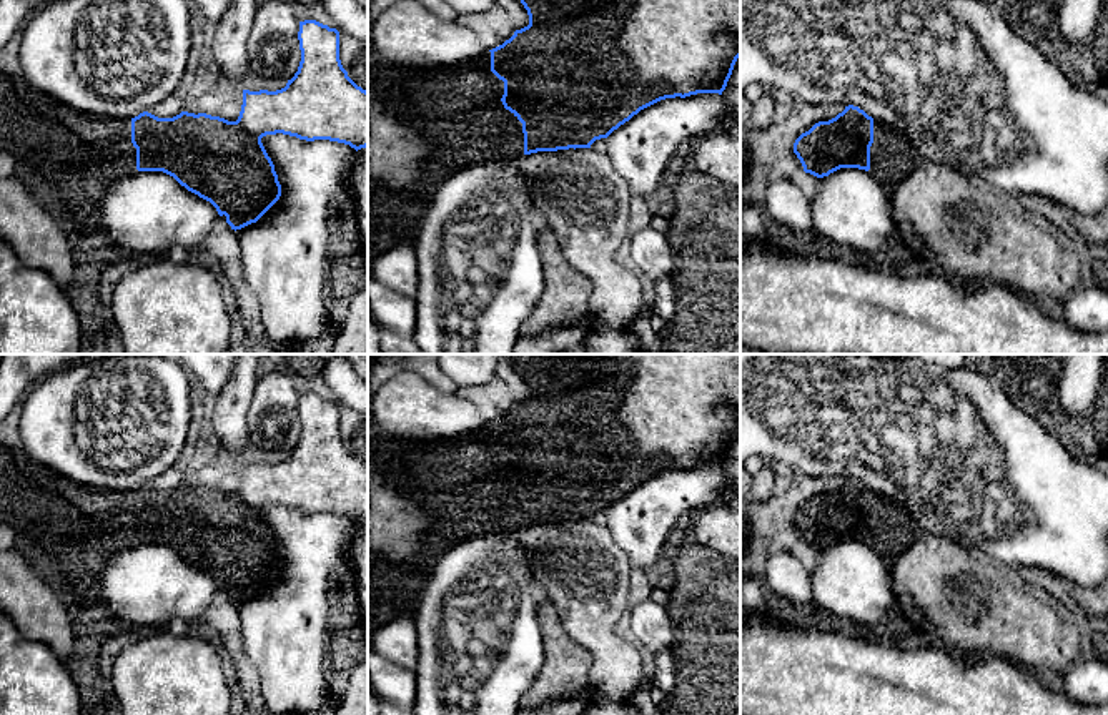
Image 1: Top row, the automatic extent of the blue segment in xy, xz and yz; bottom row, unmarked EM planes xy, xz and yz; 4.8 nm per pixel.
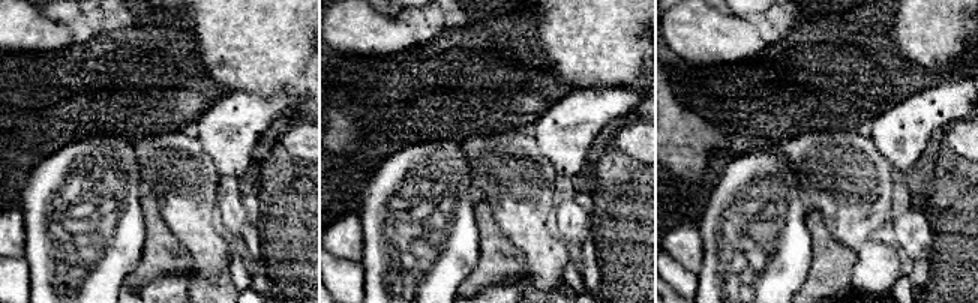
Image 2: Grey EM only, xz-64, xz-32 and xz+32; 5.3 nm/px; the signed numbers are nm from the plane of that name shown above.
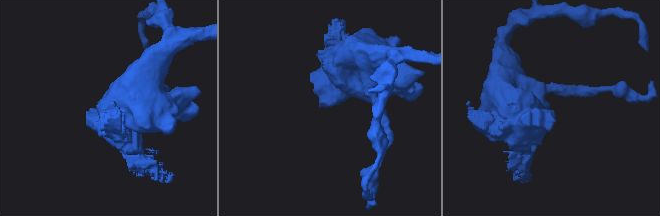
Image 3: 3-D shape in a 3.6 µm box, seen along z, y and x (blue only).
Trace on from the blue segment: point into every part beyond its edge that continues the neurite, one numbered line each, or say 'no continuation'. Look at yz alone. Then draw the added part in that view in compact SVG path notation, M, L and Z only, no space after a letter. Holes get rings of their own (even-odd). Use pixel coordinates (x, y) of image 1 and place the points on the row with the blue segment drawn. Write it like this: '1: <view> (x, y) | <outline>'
1: yz (892, 157) | M873 120L868 173L892 195L920 160L918 150L895 128Z

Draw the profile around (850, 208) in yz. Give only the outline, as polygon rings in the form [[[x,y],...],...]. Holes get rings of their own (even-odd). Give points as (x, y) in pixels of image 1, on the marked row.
[[[840,168],[819,178],[810,214],[815,234],[867,256],[885,248],[897,231],[883,186],[858,168]]]

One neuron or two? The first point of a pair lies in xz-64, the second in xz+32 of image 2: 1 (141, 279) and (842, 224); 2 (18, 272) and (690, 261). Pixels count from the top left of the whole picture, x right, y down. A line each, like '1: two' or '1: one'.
1: two
2: two

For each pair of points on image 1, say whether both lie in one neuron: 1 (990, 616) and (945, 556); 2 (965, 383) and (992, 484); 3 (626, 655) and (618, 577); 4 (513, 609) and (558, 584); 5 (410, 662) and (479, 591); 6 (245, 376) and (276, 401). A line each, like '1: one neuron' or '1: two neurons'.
1: one neuron
2: one neuron
3: one neuron
4: two neurons
5: two neurons
6: two neurons

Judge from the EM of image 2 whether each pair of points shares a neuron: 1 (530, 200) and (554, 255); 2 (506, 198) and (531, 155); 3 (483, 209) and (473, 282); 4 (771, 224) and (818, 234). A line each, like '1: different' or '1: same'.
1: same
2: same
3: same
4: different

